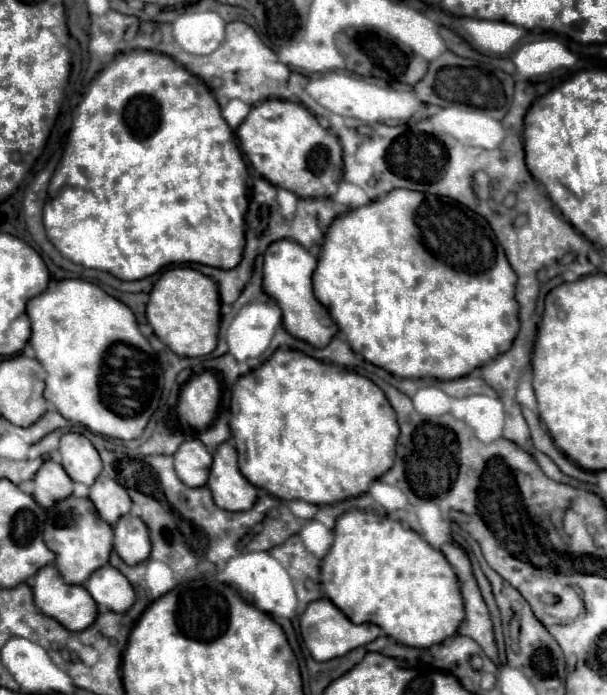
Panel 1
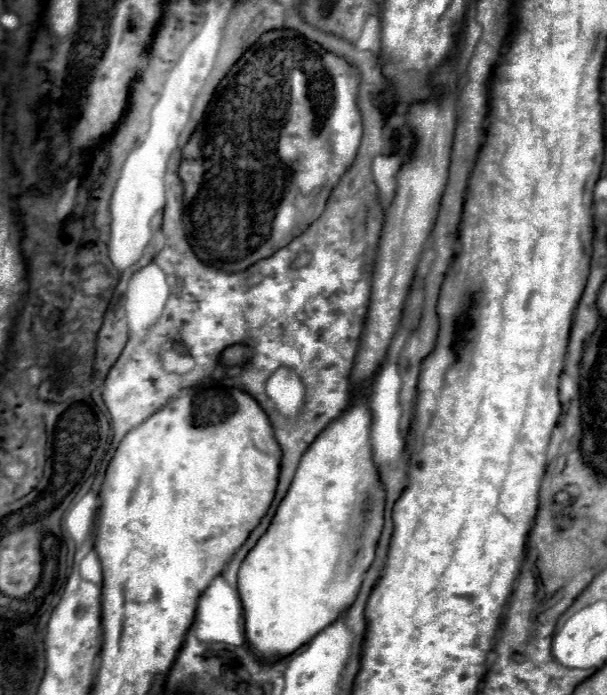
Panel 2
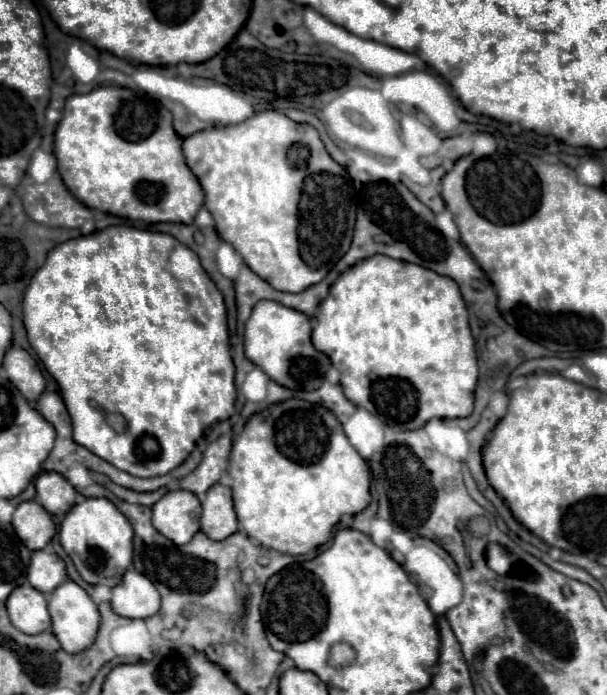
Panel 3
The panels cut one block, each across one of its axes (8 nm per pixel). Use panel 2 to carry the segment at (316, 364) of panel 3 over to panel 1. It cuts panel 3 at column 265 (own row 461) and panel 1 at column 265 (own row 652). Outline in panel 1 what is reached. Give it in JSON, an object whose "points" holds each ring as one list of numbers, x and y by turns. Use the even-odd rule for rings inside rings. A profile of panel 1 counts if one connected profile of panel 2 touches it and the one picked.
{"points":[[278,240,268,246,264,254,264,292,274,298,282,310,282,322,284,328,300,338,310,342,316,348,326,346,332,336,338,332,338,326,334,324,330,312,316,300,312,290,312,272,316,270,316,258,298,242,292,240]]}

